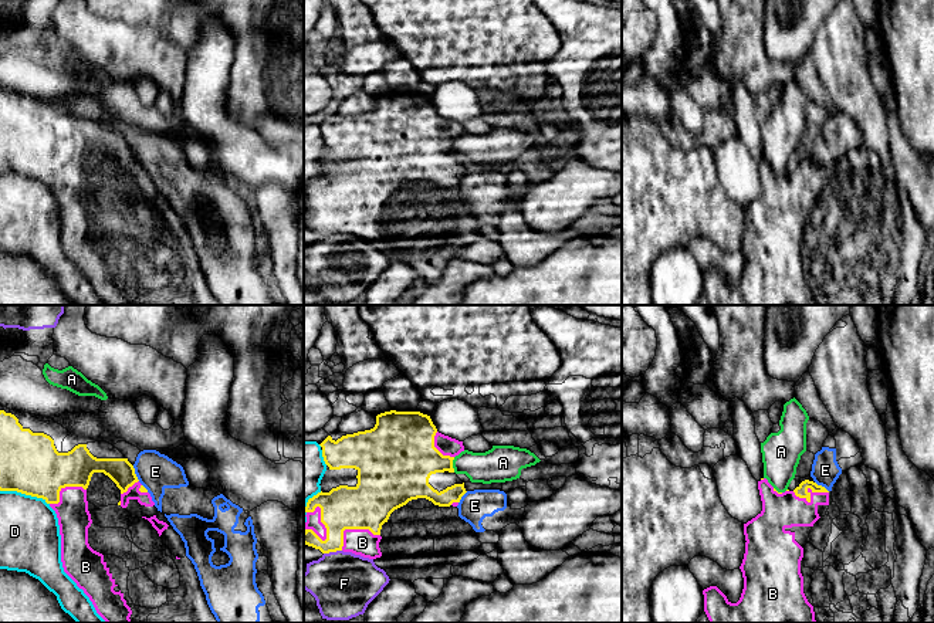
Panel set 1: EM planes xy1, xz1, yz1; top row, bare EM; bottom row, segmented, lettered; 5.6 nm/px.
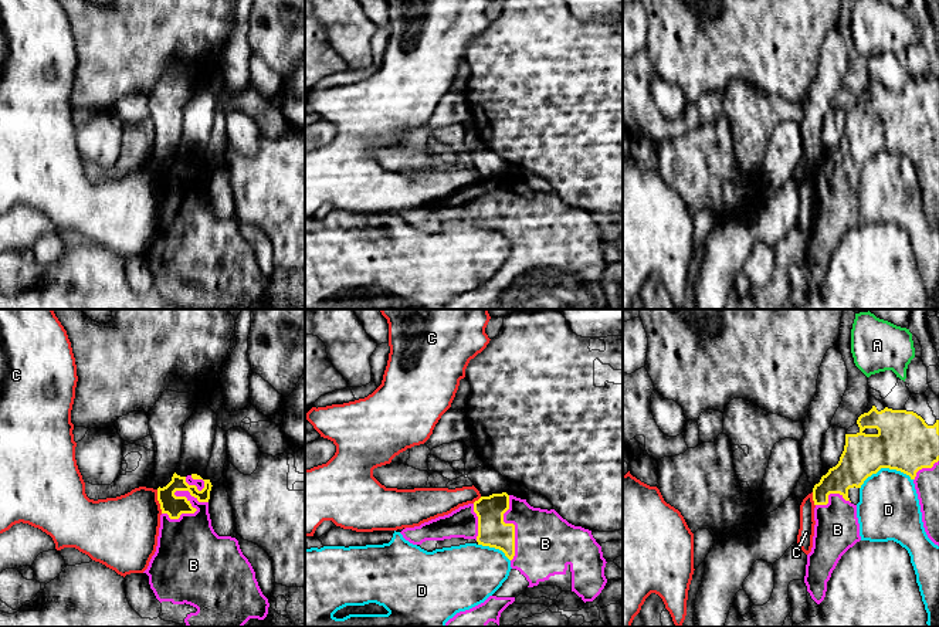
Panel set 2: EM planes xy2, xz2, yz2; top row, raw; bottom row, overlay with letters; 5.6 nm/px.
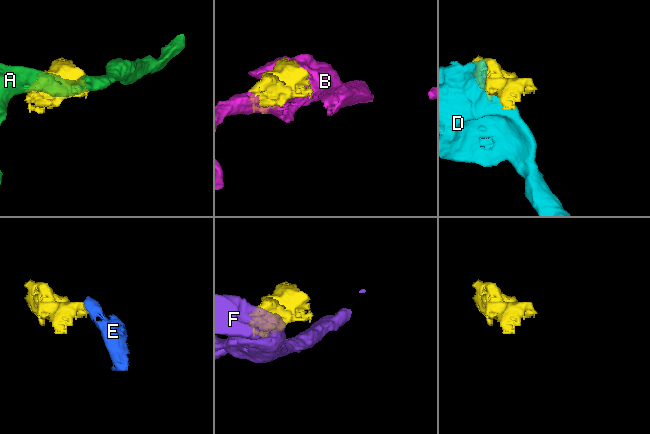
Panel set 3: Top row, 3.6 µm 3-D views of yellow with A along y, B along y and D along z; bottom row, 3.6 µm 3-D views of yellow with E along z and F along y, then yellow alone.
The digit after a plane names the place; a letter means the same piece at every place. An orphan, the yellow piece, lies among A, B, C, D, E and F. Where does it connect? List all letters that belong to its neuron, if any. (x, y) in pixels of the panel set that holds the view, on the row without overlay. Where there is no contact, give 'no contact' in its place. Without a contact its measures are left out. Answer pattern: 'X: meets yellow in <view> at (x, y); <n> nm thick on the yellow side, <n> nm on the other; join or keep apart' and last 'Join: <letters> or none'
A: meets yellow in xz1 at (452, 146); 320 nm thick on the yellow side, 190 nm on the other; keep apart
B: meets yellow in xy2 at (186, 180); 120 nm thick on the yellow side, 300 nm on the other; join
C: meets yellow in xy2 at (159, 183); 120 nm thick on the yellow side, 380 nm on the other; keep apart
D: meets yellow in yz2 at (884, 149); 320 nm thick on the yellow side, 340 nm on the other; keep apart
E: meets yellow in xy1 at (134, 155); 150 nm thick on the yellow side, 220 nm on the other; keep apart
F: meets yellow in xz1 at (332, 233); 240 nm thick on the yellow side, 360 nm on the other; keep apart
Join: B

